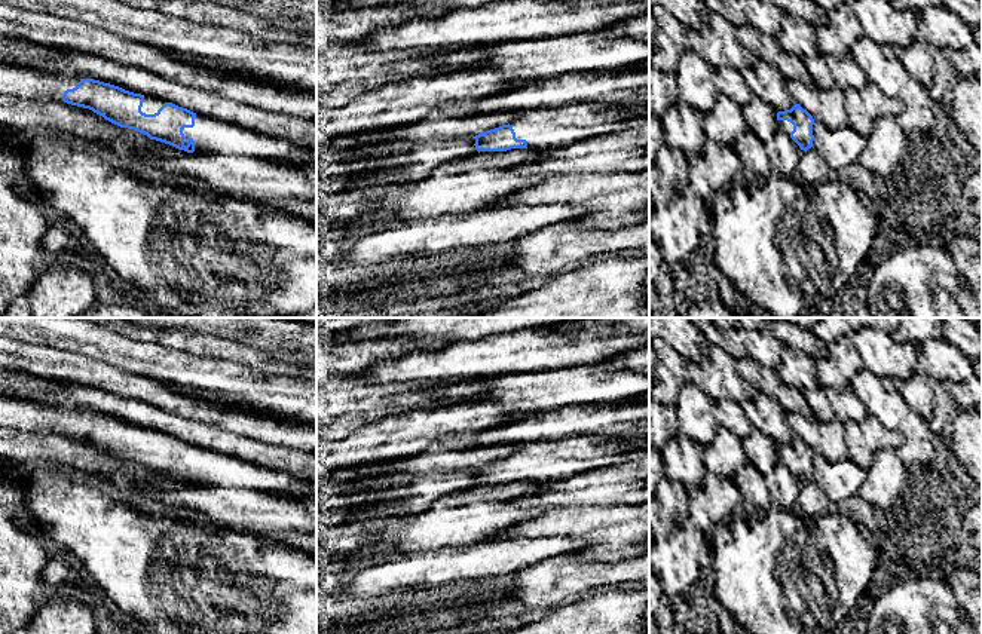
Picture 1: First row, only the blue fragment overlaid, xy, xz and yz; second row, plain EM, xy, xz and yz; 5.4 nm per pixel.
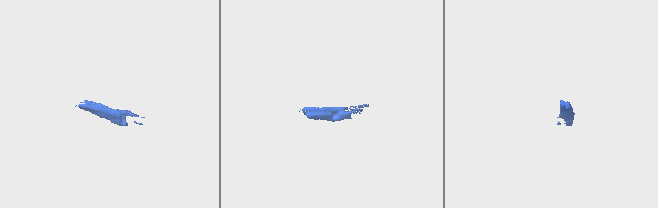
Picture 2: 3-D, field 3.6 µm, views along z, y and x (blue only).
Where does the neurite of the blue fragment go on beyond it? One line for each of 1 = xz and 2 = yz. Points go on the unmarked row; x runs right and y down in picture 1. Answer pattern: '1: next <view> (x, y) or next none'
1: next xz (553, 461)
2: next yz (783, 458)

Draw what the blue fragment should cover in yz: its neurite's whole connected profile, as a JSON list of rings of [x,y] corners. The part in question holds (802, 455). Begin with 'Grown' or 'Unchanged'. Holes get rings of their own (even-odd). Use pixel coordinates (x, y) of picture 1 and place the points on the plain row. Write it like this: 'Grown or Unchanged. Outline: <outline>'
Grown. Outline: [[[795,437],[790,442],[777,445],[778,462],[784,463],[801,483],[813,480],[813,448],[804,442],[799,437]]]

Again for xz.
Grown. Outline: [[[584,435],[548,442],[529,442],[508,457],[475,468],[475,483],[507,484],[511,481],[548,483],[560,481],[581,472],[620,463],[627,454],[649,448],[649,441],[640,438],[630,441],[627,435],[605,437]]]

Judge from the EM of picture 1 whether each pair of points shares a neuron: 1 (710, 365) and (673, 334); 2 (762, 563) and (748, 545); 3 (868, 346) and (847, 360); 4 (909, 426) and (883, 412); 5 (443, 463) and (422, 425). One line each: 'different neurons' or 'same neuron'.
1: same neuron
2: same neuron
3: different neurons
4: different neurons
5: different neurons

